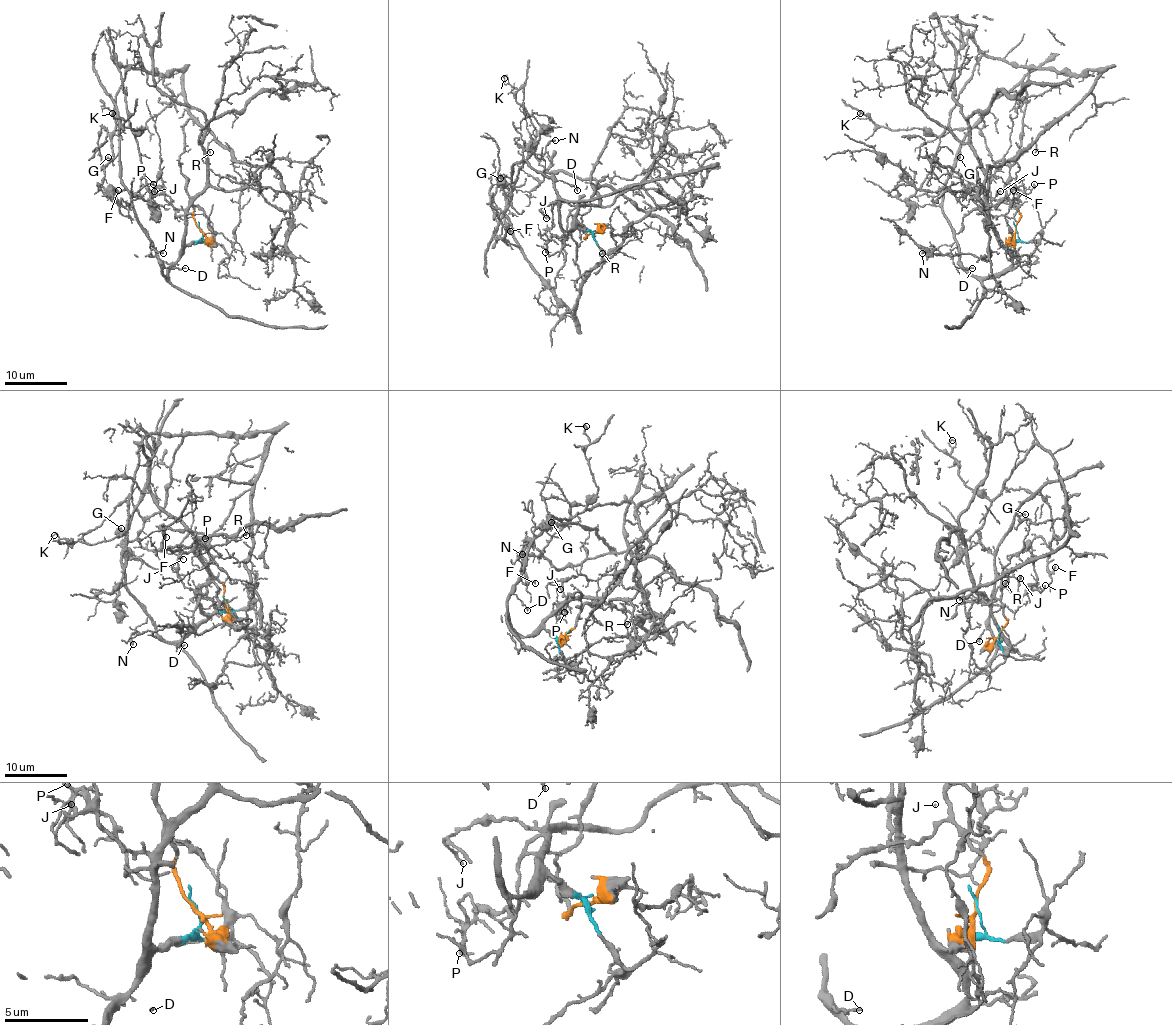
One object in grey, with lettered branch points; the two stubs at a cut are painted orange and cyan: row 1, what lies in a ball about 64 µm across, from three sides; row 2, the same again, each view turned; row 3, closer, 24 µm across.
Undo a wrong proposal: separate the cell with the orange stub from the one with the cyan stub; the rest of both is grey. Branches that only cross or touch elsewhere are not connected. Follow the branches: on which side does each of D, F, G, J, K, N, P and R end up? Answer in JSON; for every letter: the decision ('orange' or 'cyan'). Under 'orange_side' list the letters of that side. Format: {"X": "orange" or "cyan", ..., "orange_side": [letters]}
{"D": "cyan", "F": "orange", "G": "cyan", "J": "cyan", "K": "orange", "N": "cyan", "P": "cyan", "R": "orange", "orange_side": ["F", "K", "R"]}

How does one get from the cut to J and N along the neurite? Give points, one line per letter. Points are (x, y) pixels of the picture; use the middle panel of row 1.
J: (591, 234), (576, 219), (577, 208), (566, 202), (544, 205), (540, 211), (546, 219)
N: (591, 234), (579, 223), (565, 230), (559, 212), (559, 192), (543, 172), (544, 147), (555, 141)

